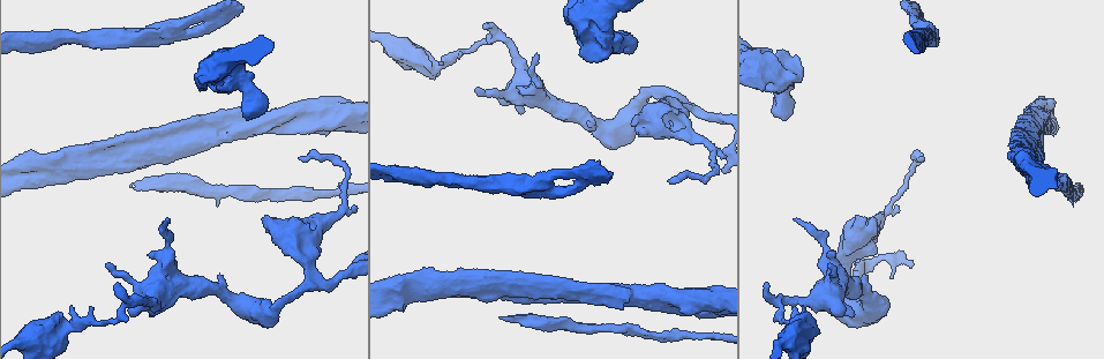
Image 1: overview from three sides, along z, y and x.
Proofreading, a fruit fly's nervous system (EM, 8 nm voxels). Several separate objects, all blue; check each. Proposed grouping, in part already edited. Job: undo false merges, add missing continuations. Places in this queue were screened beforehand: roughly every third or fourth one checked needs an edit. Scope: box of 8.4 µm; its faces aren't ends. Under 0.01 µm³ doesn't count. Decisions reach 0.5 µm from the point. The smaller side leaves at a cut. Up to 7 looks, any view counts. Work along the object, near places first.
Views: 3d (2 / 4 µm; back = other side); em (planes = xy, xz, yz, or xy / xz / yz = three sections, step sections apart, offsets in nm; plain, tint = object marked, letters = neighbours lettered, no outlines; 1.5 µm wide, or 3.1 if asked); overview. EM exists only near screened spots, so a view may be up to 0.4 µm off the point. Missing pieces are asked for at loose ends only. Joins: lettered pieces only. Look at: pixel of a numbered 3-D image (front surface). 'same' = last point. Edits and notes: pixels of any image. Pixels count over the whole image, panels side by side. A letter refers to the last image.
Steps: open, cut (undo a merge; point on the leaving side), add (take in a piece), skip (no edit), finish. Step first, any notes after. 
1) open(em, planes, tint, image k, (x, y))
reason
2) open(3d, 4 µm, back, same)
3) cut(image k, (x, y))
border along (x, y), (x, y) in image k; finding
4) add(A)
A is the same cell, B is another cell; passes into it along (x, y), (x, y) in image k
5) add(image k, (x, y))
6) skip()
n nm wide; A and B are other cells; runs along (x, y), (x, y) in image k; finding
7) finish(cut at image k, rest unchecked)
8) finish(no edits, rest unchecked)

open(em, yz, step 4, tint, image 1, (485, 270))
free end

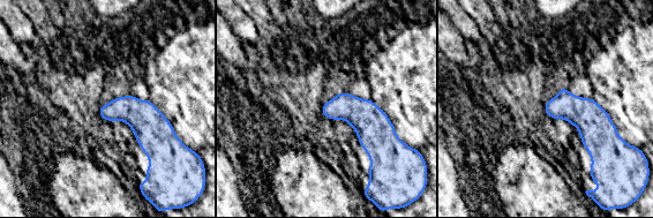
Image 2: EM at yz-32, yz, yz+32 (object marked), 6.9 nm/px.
open(em, planes, letters, same)
cut it another way

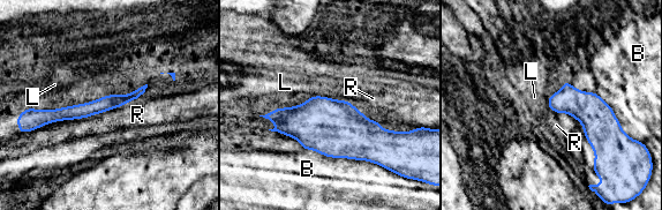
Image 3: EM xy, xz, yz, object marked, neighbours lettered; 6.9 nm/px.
skip()
B, L and R are other cells; runs along (141, 90), (82, 111), (40, 114) in image 3; none of them fits

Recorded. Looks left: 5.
open(em, planes, letters, image 1, (793, 218))
free end

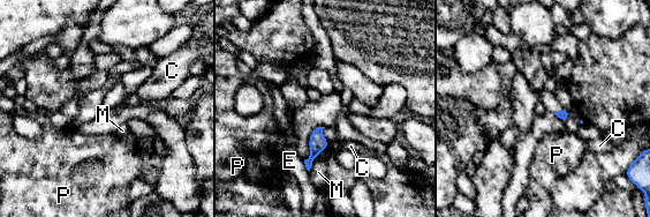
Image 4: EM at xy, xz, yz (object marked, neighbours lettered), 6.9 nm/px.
skip()
C, E, M and P are other cells; border along (330, 143), (315, 158), (309, 171) in image 4; none of them fits

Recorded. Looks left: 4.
open(em, xz, step 4, letters, image 1, (779, 303))
abrupt turn

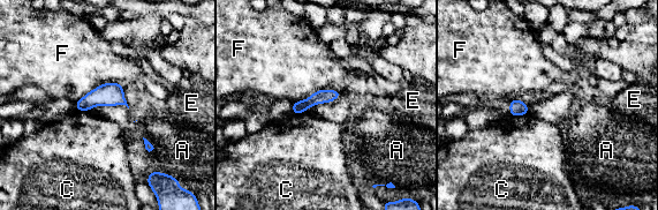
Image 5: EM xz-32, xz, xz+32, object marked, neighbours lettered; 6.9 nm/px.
cut(image 5, (297, 109))
100 nm wide; A, C, E and F are other cells; border along (299, 102), (307, 110) in image 5; two cells meet here

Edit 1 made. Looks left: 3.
finish(cut at image 5, rest unchecked)

